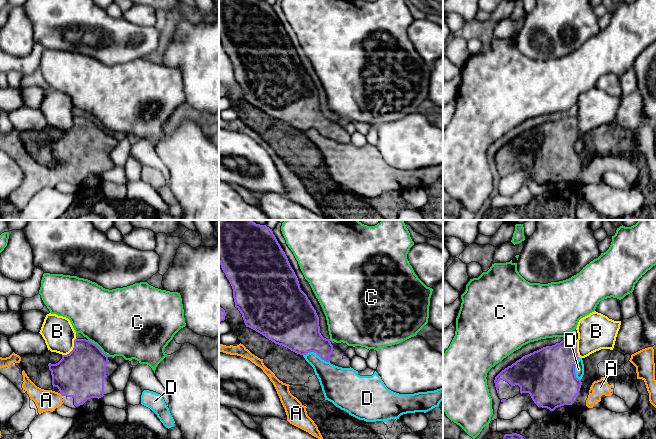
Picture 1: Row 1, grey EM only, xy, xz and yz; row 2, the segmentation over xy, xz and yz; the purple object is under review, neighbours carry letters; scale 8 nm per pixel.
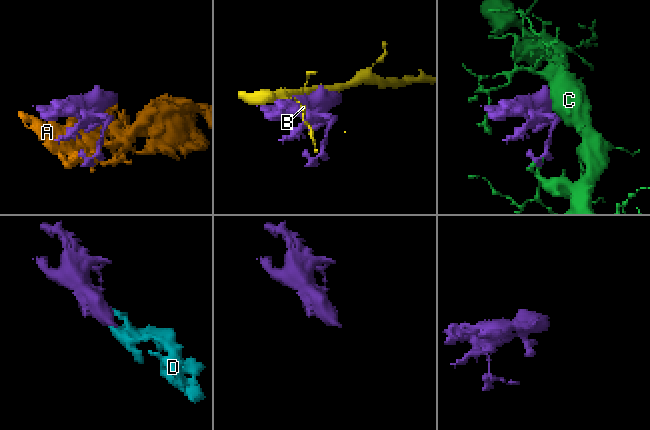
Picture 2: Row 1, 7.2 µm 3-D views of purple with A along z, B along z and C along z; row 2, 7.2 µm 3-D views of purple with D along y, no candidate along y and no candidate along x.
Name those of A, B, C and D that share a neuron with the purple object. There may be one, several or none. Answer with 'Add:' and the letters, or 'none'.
Add: A, D

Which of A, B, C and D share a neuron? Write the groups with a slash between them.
A D / B / C

